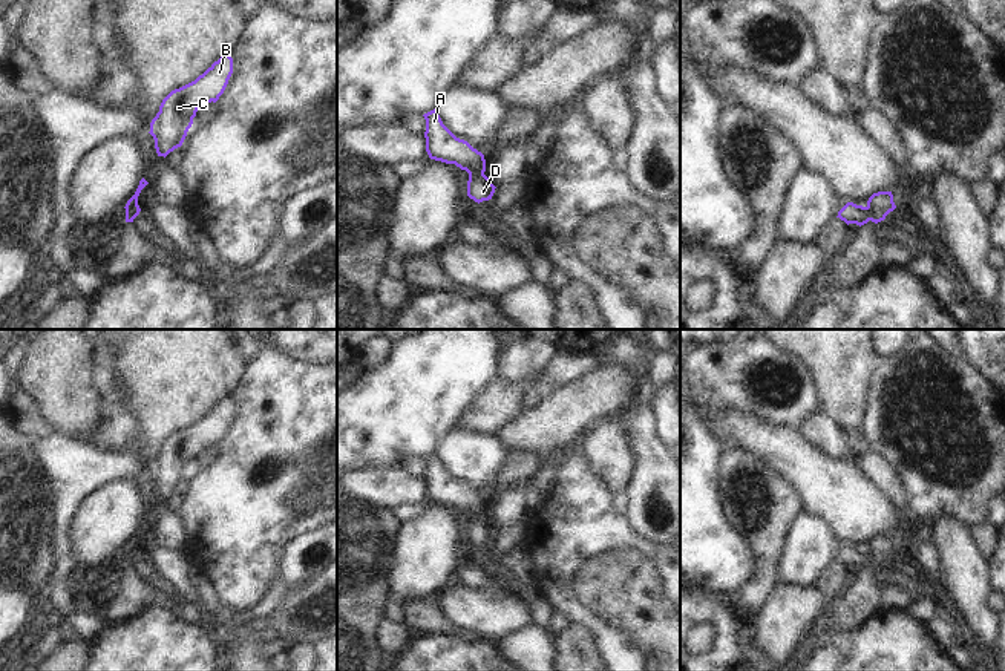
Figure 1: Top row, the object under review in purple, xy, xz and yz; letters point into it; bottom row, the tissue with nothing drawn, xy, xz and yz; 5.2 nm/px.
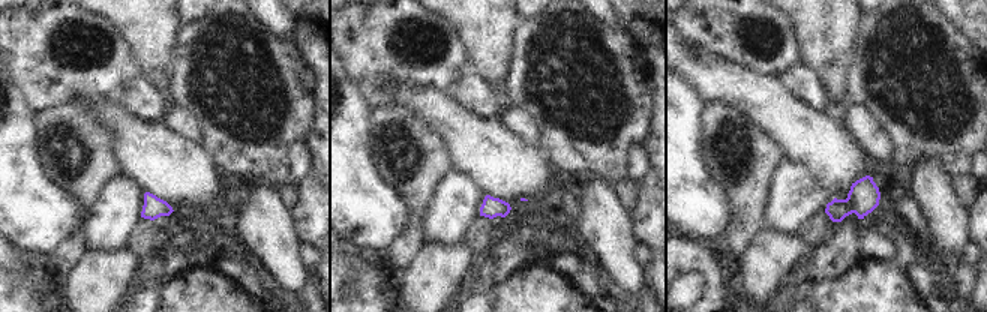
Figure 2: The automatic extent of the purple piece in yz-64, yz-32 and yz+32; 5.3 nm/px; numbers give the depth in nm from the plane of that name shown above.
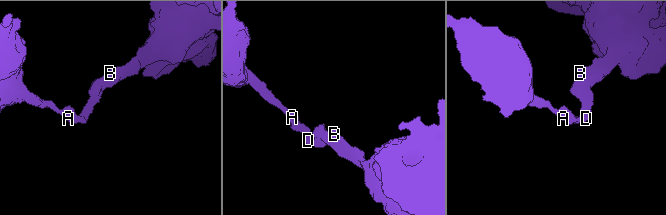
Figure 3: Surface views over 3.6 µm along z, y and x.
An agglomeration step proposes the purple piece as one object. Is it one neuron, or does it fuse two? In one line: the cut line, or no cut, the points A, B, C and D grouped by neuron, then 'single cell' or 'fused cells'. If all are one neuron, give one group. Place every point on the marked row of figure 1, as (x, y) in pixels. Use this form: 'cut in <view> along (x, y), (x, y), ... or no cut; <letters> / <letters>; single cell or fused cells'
cut in xz along (469, 173), (483, 175); A / B C D; fused cells

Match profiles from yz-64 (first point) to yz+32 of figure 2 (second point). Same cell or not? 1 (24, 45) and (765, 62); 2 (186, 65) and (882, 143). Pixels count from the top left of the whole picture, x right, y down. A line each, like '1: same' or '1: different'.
1: same
2: different

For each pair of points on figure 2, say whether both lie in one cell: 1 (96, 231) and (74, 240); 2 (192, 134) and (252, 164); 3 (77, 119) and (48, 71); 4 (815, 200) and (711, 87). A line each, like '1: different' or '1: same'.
1: different
2: different
3: different
4: different

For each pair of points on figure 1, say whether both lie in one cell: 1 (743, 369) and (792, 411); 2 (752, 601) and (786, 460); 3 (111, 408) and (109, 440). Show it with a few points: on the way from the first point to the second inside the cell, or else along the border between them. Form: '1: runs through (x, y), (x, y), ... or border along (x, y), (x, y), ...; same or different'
1: runs through (756, 376), (780, 399); same
2: border along (752, 454), (777, 471), (794, 487), (802, 506); different
3: runs through (111, 415), (111, 432); same

